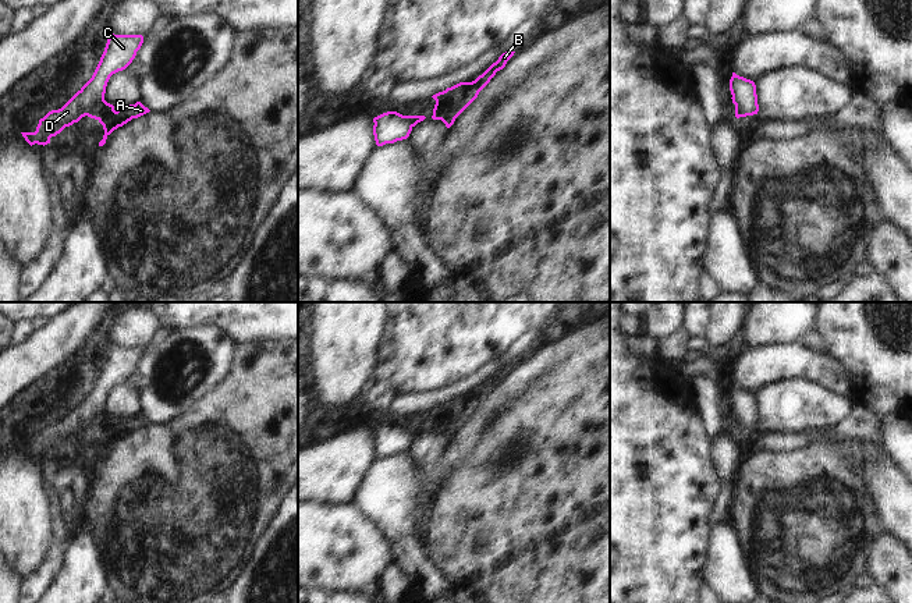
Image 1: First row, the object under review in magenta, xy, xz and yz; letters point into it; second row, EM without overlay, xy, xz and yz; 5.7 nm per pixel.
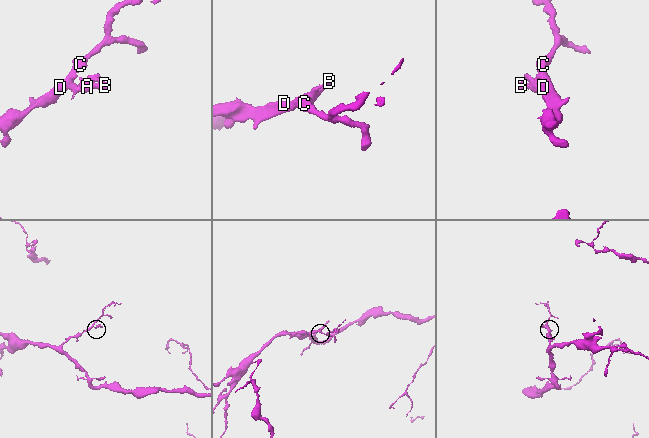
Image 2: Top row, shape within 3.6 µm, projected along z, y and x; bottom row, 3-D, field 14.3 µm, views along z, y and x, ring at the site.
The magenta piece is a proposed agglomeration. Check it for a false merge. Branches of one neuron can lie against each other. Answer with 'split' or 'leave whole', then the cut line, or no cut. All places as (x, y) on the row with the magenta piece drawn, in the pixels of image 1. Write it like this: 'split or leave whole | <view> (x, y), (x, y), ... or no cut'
split | xy (103, 98), (87, 114)

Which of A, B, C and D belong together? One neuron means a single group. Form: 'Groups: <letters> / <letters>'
Groups: A B / C D

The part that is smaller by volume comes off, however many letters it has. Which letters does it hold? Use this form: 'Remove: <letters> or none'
Remove: A, B

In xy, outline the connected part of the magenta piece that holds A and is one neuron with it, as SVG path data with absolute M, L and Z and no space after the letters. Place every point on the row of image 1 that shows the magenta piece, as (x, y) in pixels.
M103 99L92 107L92 110L88 113L88 117L97 120L103 125L104 135L103 139L99 142L99 146L103 146L106 143L107 136L114 130L123 127L132 118L138 118L149 111L150 110L145 107L141 102L136 102L135 104L129 106L120 106L116 111L114 106Z

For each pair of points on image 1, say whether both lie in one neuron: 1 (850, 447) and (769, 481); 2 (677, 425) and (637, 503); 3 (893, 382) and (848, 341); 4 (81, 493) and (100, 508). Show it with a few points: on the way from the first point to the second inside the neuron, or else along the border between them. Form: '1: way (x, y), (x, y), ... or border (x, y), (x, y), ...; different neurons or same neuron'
1: border (827, 446), (837, 450), (861, 474); different neurons
2: way (660, 444), (650, 454), (650, 478), (645, 483); same neuron
3: way (882, 371), (859, 348); same neuron
4: border (88, 475), (88, 495), (82, 511), (77, 517); different neurons

